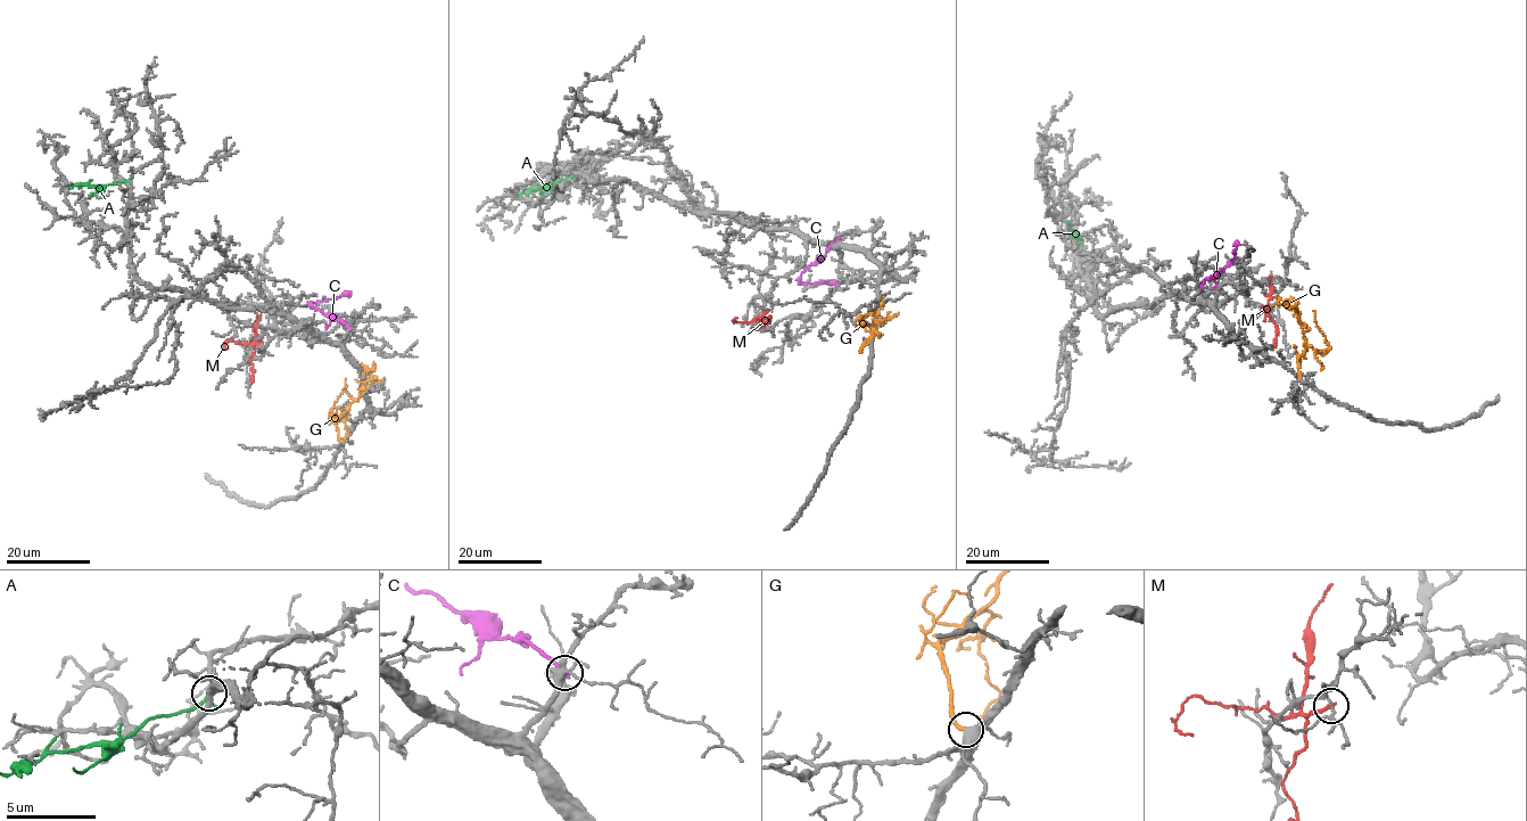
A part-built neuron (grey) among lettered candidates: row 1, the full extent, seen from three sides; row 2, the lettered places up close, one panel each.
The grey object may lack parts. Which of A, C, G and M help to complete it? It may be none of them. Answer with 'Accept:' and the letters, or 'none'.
Accept: G

